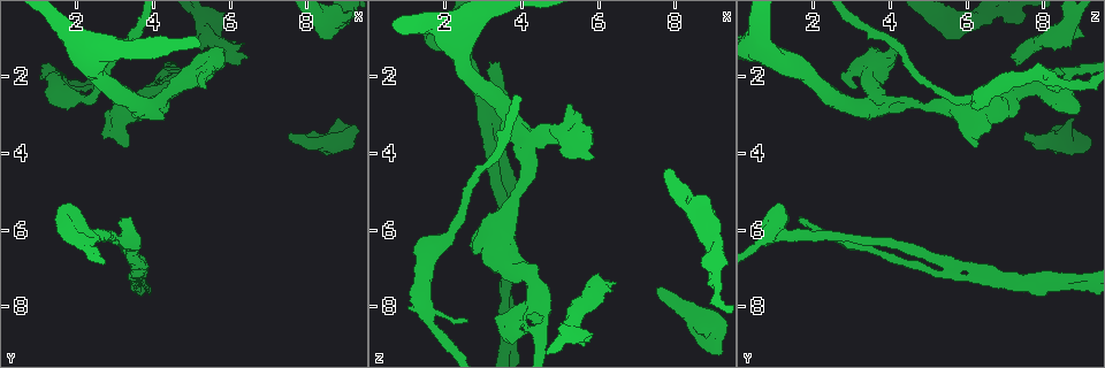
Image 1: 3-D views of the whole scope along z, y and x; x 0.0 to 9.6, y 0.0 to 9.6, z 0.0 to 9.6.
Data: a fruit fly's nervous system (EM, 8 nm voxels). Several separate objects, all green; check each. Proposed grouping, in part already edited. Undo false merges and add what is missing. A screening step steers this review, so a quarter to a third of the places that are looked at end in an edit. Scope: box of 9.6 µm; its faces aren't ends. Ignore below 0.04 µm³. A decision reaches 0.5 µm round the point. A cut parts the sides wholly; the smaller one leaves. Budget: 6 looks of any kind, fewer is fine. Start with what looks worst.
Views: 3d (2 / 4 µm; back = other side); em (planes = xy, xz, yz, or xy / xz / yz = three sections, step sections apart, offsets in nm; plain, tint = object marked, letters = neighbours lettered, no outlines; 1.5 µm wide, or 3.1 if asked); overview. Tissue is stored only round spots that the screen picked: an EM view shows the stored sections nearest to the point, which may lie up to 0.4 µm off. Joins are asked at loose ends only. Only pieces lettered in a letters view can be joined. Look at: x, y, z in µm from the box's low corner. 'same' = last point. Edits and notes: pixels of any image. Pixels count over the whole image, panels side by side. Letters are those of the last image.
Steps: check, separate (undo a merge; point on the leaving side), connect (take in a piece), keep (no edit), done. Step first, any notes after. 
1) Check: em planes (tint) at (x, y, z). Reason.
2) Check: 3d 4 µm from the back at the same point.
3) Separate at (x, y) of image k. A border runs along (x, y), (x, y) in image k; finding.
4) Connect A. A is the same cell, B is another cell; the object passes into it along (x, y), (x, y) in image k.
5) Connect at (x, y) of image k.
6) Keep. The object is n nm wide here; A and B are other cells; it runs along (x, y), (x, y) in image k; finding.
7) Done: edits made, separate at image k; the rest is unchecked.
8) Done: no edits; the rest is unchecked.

Check: 3d 2 µm from the back at (7.50, 3.60, 7.60). An open end.

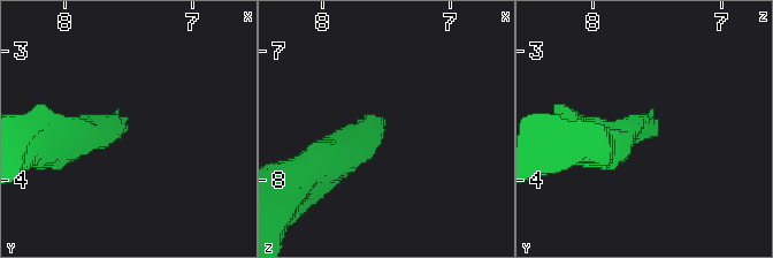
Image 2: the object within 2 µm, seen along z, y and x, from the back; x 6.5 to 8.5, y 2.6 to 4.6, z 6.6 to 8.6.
Check: em planes (letters) at (7.52, 3.54, 7.54). Need the tissue.

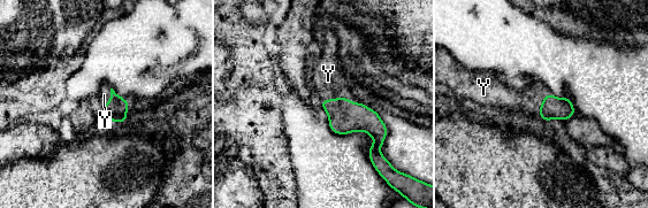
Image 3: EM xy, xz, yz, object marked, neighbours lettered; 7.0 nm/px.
Connect Y. The longest contact is with Y, 190 nm; Y is the same cell; the object passes into it along (551, 108), (543, 102), (519, 104) in image 3; the neuron continues.

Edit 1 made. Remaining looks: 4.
Check: overview. See it whole again.

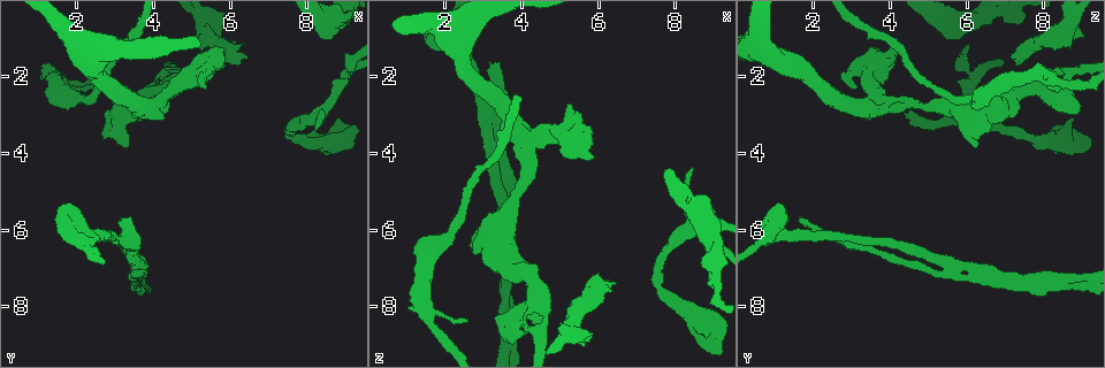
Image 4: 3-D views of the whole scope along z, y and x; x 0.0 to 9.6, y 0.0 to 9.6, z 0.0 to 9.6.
Check: 3d 2 µm at (5.95, 1.30, 4.10). Stops while still wide.

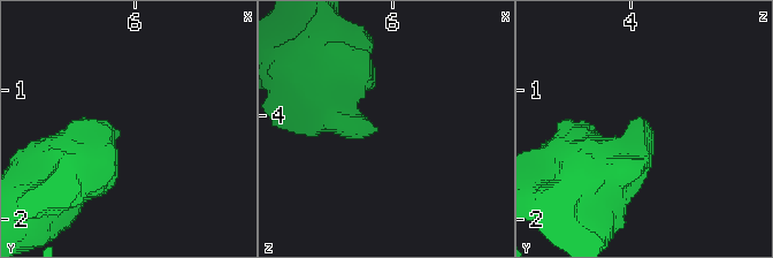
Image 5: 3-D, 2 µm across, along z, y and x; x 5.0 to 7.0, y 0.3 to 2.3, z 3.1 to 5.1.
Check: em planes (letters) at (5.86, 1.32, 4.10). Now the EM.

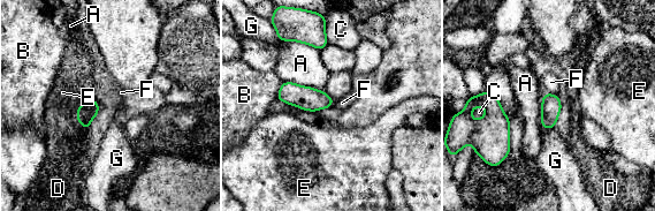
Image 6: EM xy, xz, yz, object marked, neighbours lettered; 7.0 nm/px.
Keep. The longest contact is with A, 280 nm; A, B, C, D, E, F and G are other cells; a border runs along (545, 92), (556, 95) in image 6; none of them fits.

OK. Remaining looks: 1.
Done: edits made, connect at image 3; the rest is unchecked.

